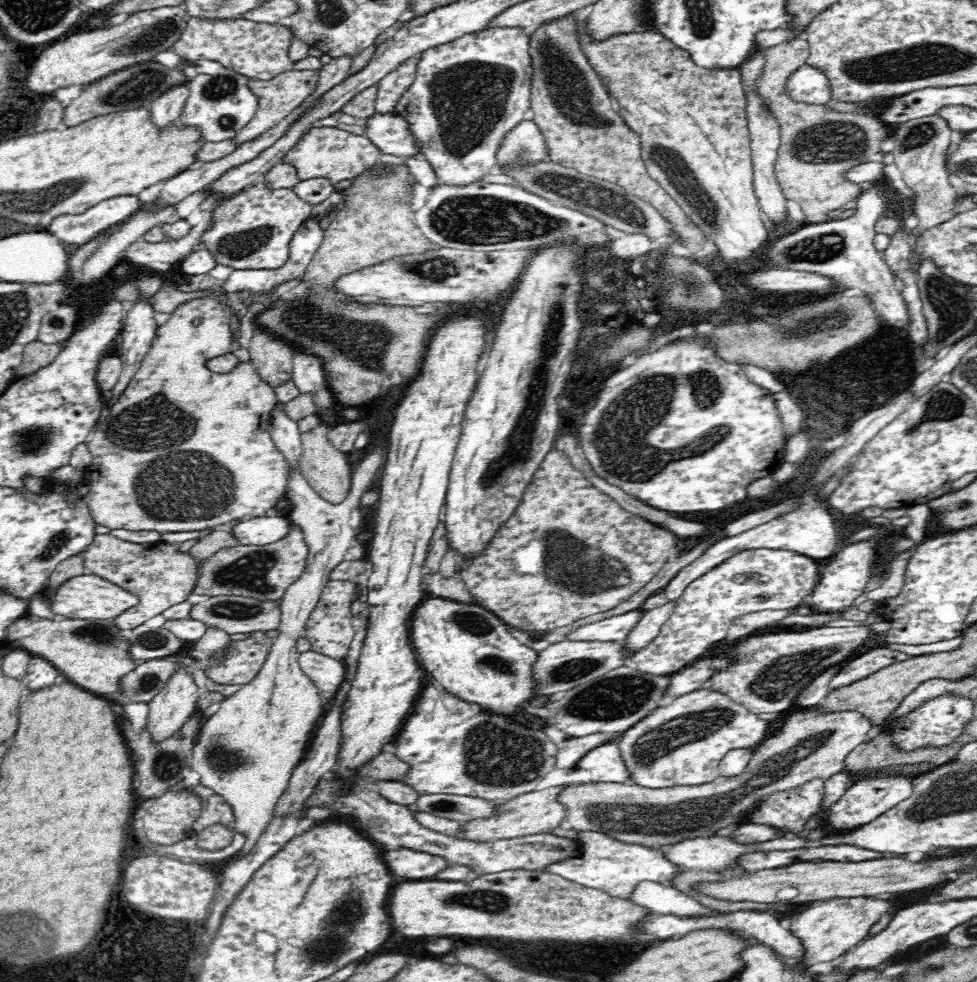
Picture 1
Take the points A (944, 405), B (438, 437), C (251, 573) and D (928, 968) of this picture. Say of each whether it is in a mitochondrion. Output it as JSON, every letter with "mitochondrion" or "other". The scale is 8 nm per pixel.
{"A":"mitochondrion","B":"other","C":"mitochondrion","D":"mitochondrion"}

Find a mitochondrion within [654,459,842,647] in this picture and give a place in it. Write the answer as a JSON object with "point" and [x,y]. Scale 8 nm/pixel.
{"point":[765,597]}

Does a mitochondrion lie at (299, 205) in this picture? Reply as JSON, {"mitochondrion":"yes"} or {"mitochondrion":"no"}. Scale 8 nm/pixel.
{"mitochondrion":"no"}

